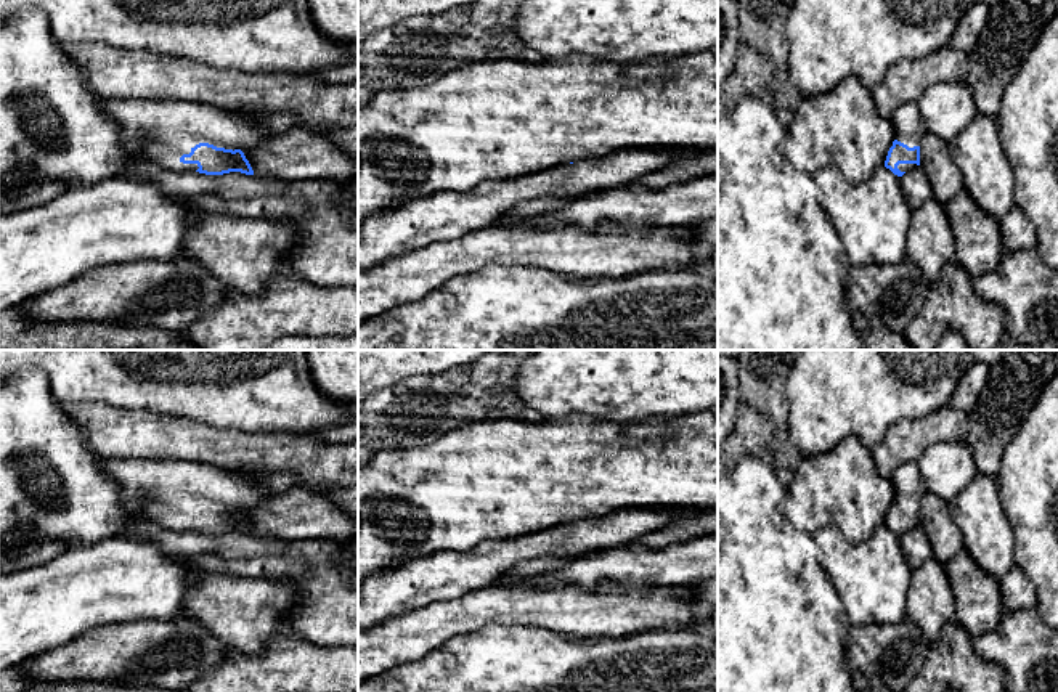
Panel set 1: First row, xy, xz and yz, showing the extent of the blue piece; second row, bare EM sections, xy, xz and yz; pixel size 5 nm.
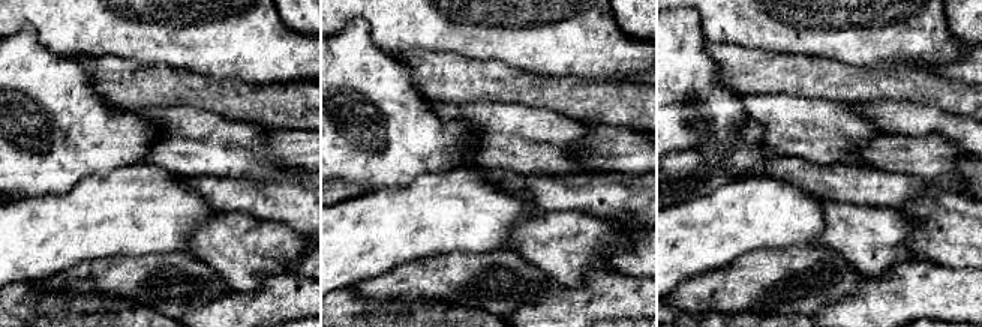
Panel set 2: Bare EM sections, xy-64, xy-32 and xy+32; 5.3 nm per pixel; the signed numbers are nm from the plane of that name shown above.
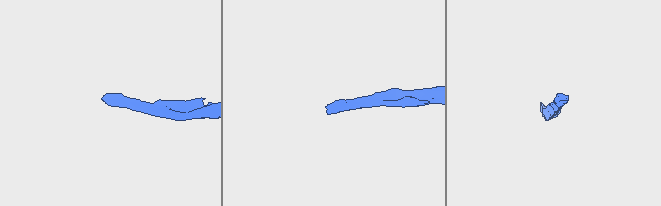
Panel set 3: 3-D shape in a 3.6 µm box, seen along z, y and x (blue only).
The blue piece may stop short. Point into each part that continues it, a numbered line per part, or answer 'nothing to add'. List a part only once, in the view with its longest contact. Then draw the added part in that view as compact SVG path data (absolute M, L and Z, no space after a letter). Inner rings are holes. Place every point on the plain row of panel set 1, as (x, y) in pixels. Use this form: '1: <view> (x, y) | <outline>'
1: xy (164, 490) | M100 458L98 467L120 486L132 514L173 531L199 528L180 520L199 503L234 511L270 498L249 475L205 462Z

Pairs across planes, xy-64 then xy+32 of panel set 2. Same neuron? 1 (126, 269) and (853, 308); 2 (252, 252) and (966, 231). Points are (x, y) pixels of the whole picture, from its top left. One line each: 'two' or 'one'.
1: two
2: two

